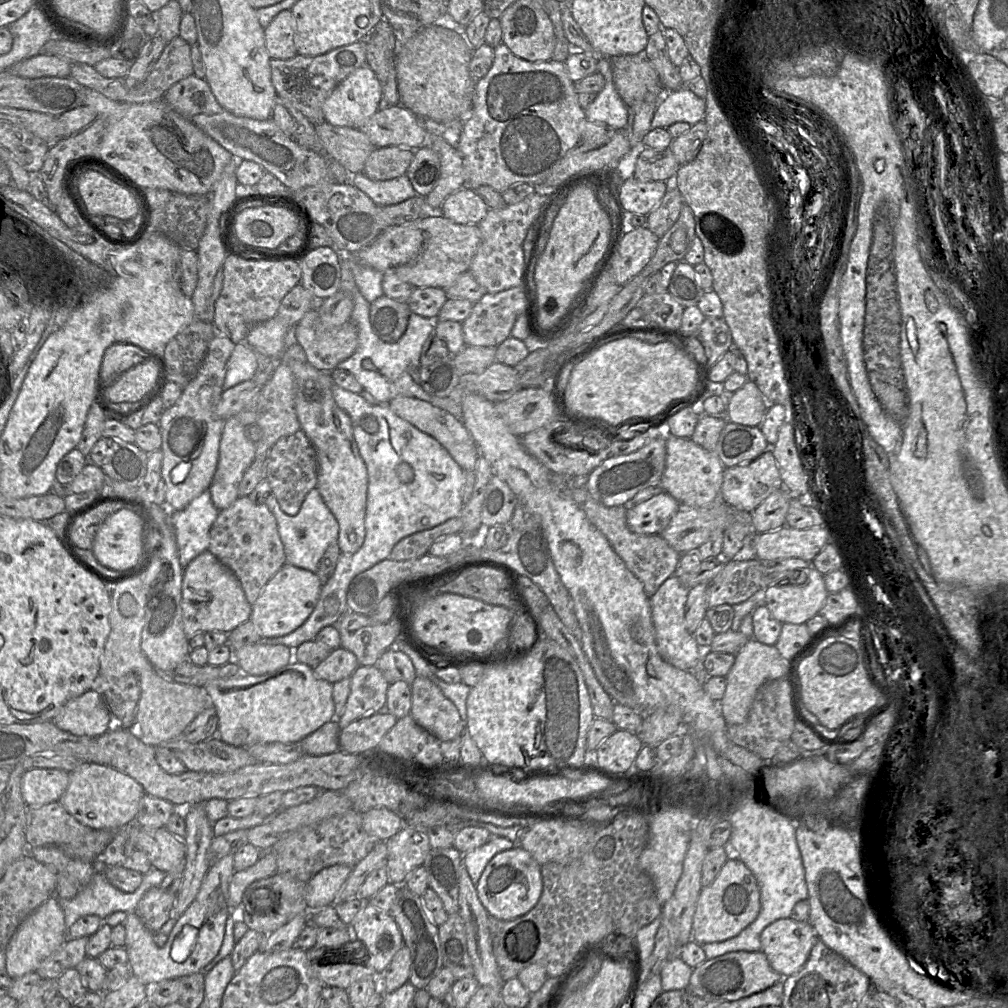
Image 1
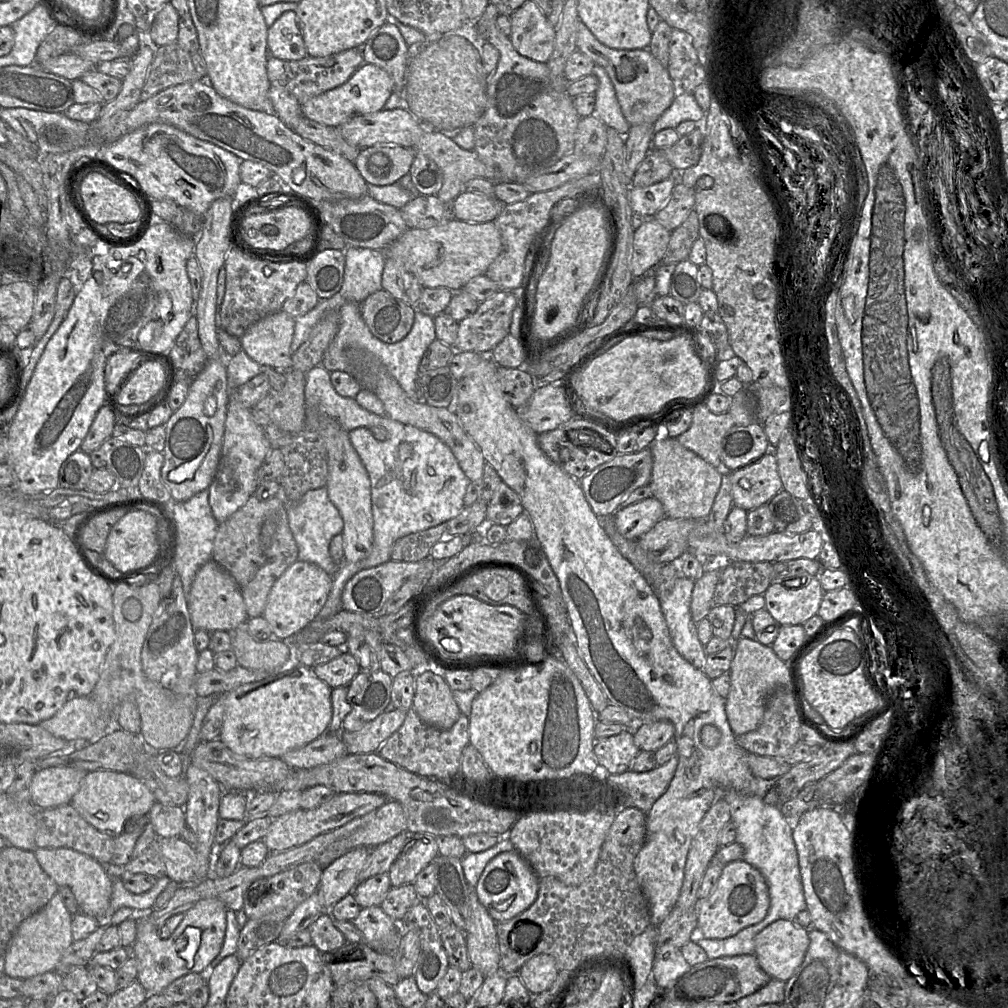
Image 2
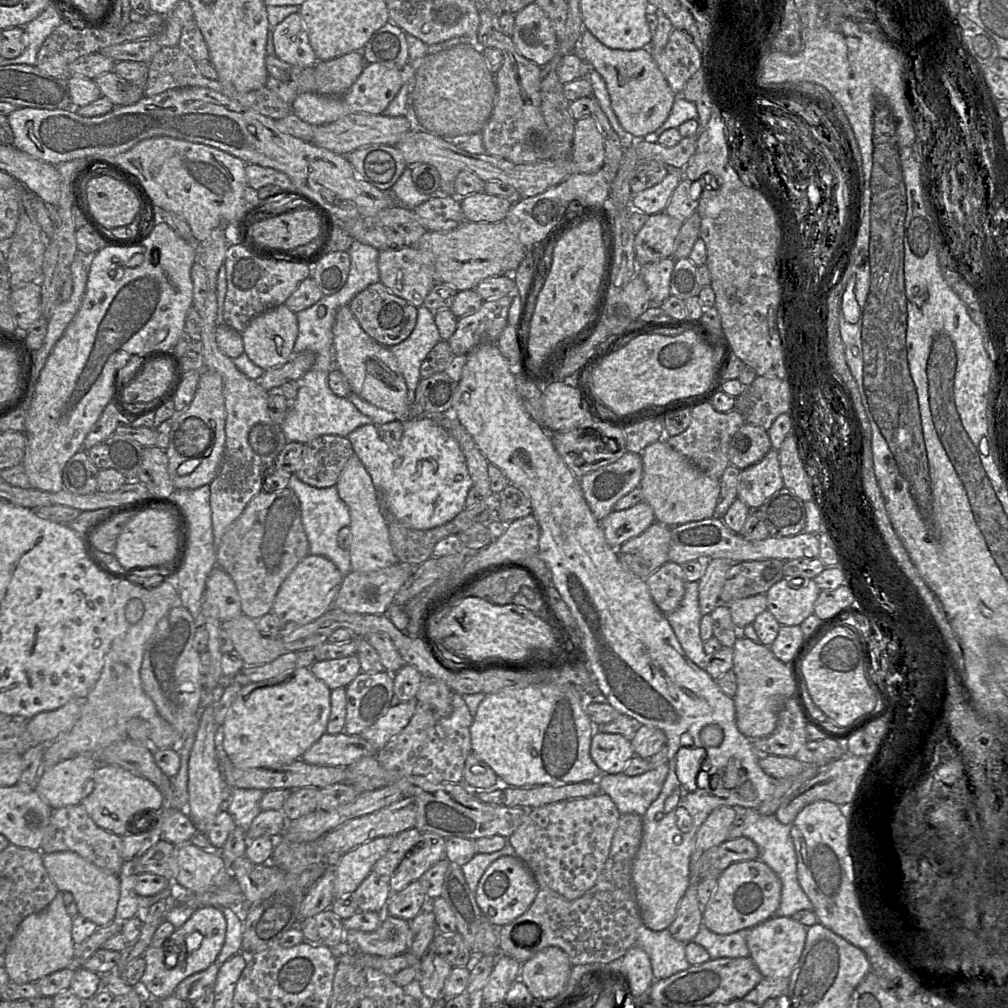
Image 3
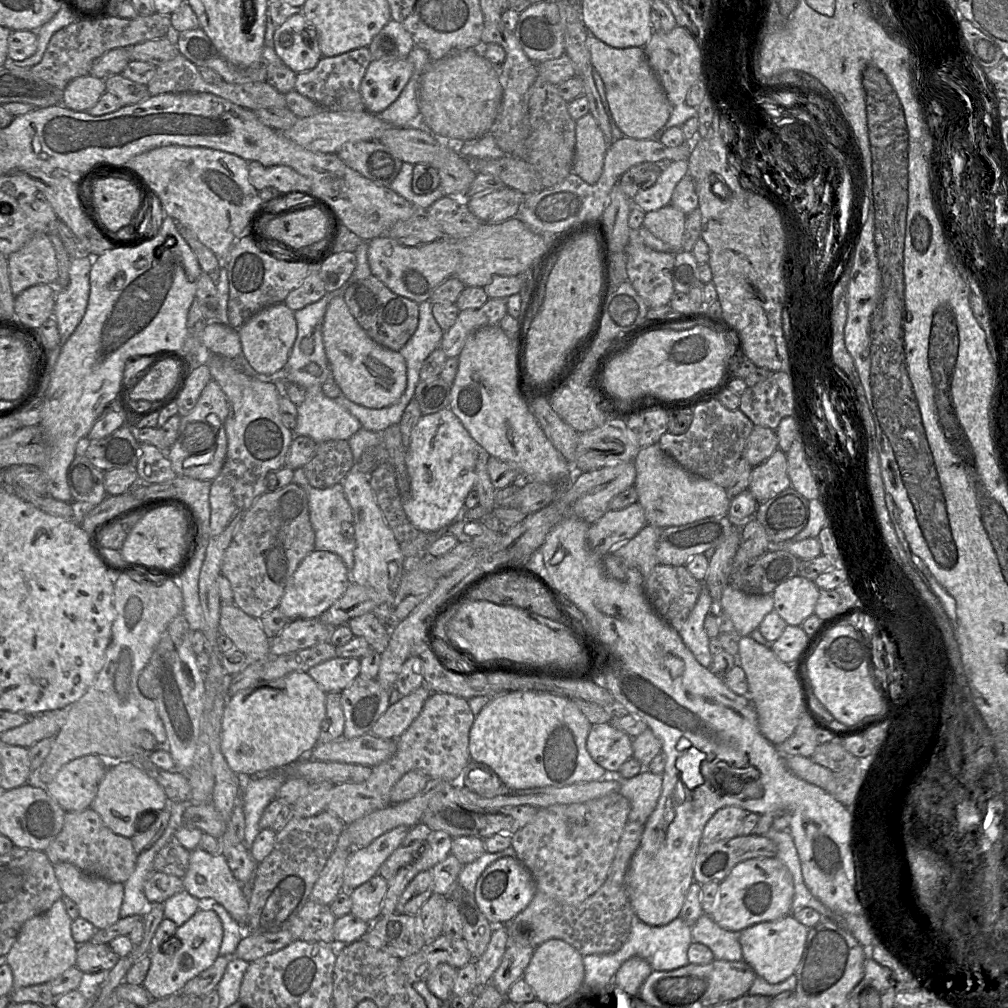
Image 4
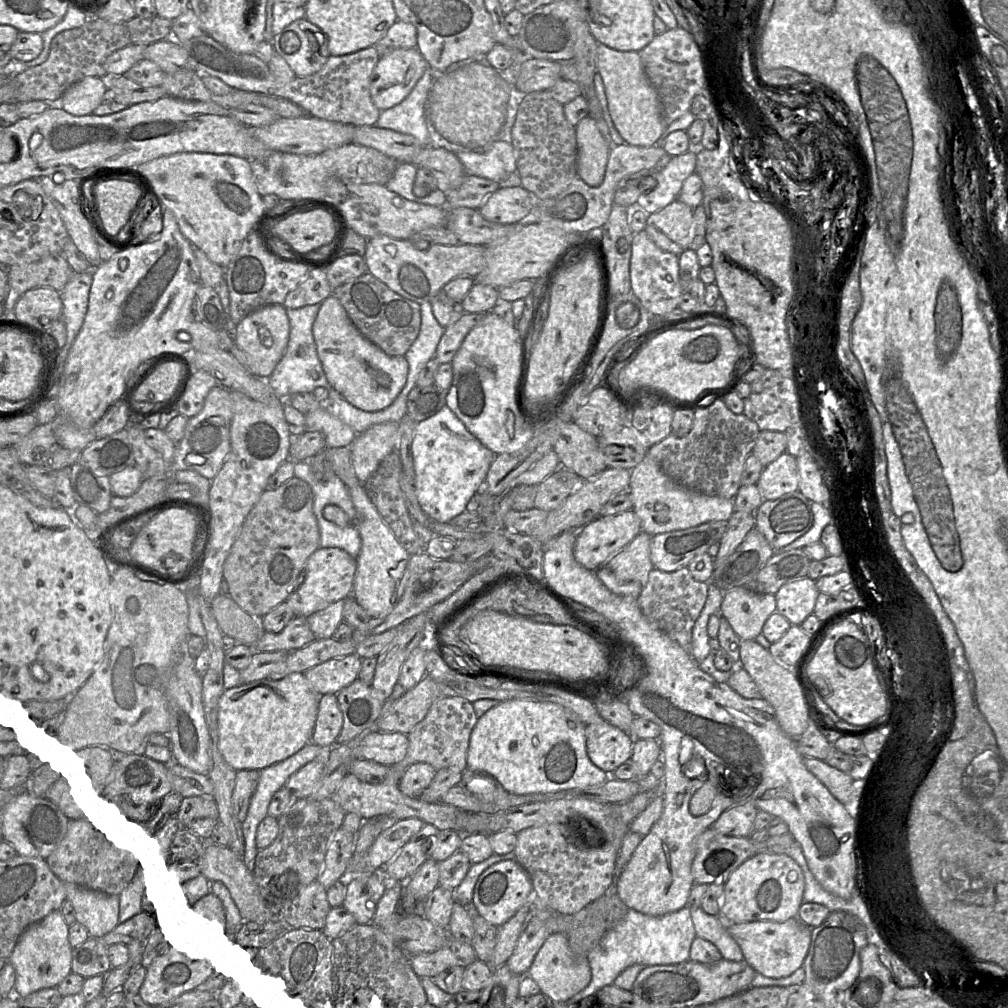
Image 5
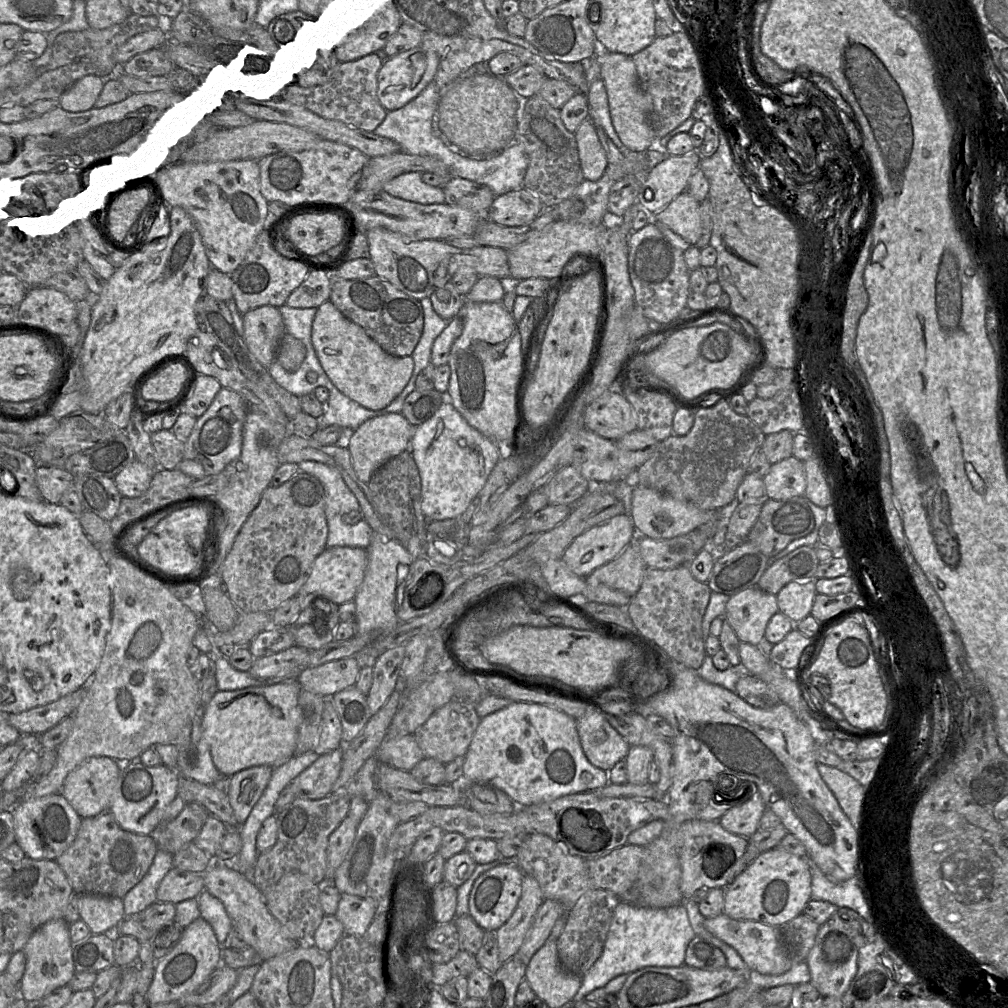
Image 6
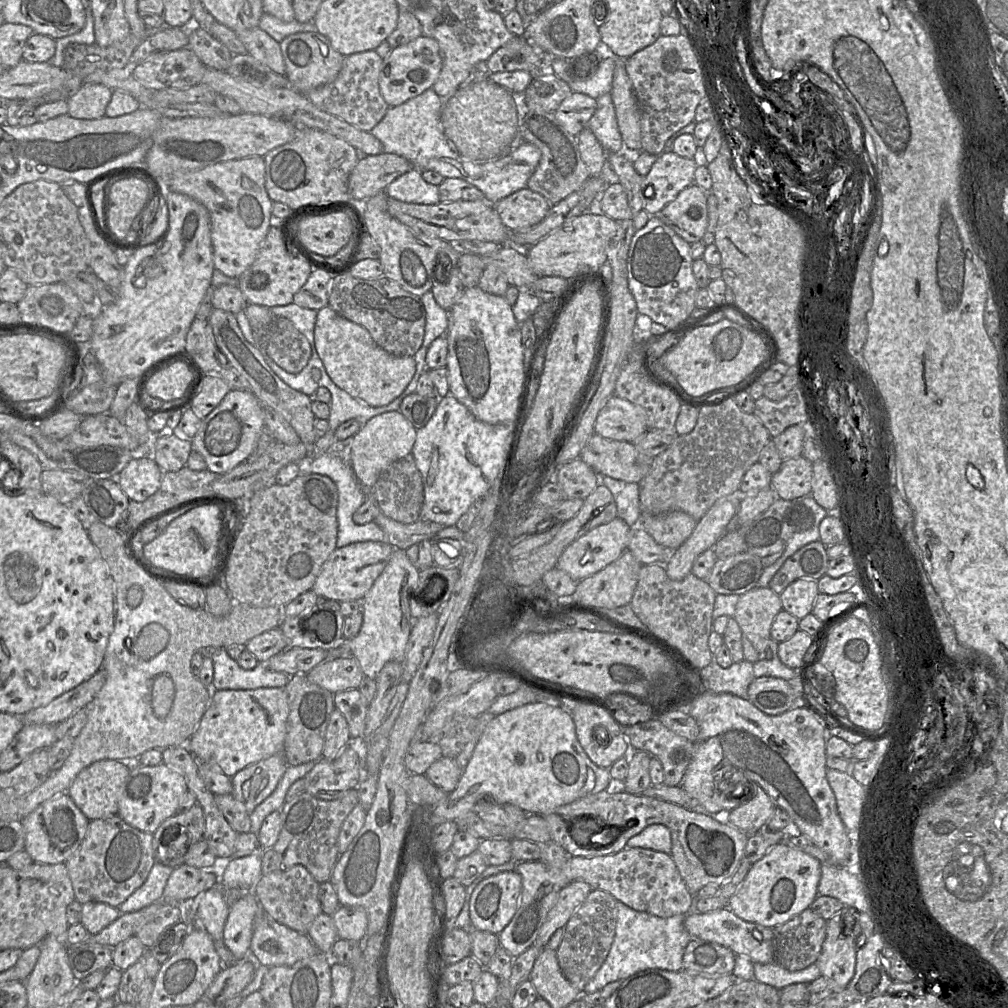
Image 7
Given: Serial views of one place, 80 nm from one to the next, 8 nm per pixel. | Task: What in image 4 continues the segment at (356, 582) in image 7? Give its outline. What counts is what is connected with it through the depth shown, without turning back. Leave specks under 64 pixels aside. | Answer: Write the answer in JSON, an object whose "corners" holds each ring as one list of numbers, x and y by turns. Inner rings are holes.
{"corners":[[313,550,299,563,296,571,288,581,280,599,278,608,288,618,288,622,300,618,318,618,336,600,338,600,350,583,350,573,337,554,327,550]]}

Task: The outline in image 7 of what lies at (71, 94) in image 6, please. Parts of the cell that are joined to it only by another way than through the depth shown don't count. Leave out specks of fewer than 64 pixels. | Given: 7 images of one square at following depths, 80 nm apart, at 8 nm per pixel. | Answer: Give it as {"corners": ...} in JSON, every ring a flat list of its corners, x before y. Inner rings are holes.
{"corners":[[83,84,66,100,68,115,83,120,100,119,105,116,112,90,101,84]]}

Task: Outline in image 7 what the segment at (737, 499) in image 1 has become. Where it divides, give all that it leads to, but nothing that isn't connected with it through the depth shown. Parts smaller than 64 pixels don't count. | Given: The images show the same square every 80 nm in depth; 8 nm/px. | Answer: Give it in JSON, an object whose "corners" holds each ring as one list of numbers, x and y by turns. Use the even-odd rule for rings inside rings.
{"corners":[[803,456,783,460,780,469,772,475,770,487,777,498,803,499,812,492,813,464]]}

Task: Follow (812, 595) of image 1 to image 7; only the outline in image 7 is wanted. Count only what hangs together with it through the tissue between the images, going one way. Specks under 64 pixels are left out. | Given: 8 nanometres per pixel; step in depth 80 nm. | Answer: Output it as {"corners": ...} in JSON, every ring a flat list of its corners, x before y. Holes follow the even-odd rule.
{"corners":[[798,579,780,594,783,610,801,620,813,611,819,595,818,580]]}

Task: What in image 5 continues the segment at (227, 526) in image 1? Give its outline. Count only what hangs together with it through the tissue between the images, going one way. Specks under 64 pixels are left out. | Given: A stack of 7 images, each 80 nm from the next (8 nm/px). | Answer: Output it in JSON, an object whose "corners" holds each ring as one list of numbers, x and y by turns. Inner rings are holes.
{"corners":[[293,476,275,490,265,489,247,515,224,563,227,595,254,617,262,617,300,583,309,556,319,548,319,528,313,513,314,494,304,480]]}

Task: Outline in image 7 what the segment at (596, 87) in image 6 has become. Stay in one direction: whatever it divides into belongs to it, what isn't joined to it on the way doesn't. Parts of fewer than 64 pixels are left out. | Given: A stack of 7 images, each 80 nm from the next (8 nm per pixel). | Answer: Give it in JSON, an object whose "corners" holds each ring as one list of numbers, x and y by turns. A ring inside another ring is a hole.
{"corners":[[610,93,599,96,596,102,596,110,586,126,594,133,607,154,624,152,624,142]]}

